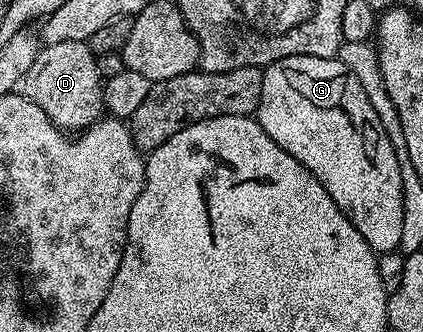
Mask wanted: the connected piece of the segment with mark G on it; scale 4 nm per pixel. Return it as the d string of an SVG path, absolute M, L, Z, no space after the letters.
M288 56L262 70L258 123L336 200L340 212L348 216L352 228L368 240L378 254L398 250L404 221L404 192L400 180L400 164L380 124L380 116L372 109L368 92L360 88L360 80L338 57Z

